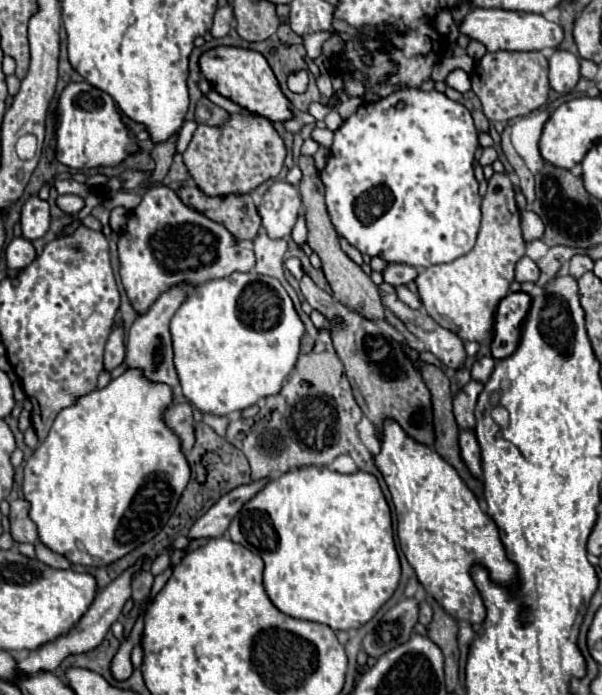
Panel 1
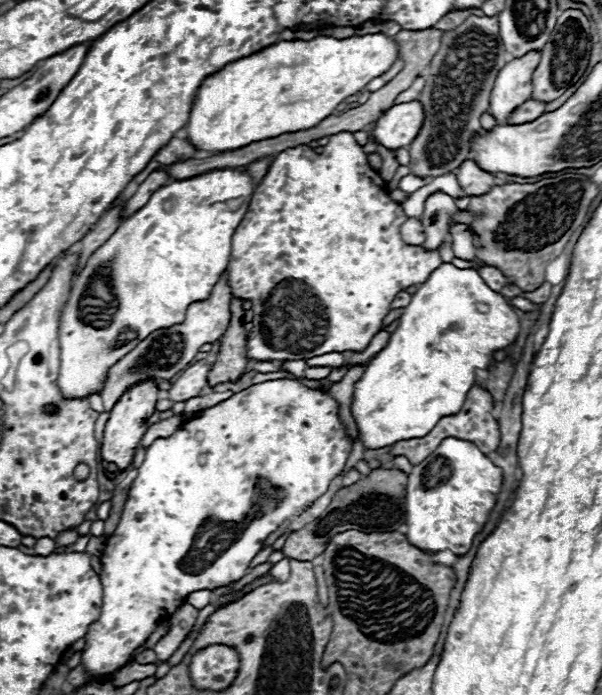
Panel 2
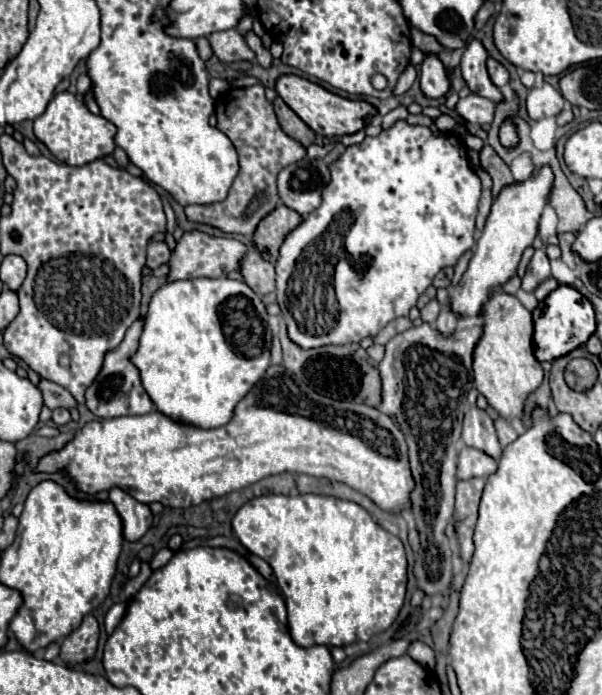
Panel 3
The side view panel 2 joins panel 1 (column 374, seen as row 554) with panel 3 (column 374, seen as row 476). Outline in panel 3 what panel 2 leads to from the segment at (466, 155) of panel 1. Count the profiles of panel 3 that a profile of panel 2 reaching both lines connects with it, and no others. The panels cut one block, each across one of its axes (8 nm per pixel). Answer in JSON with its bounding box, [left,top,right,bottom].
[276,120,480,350]

